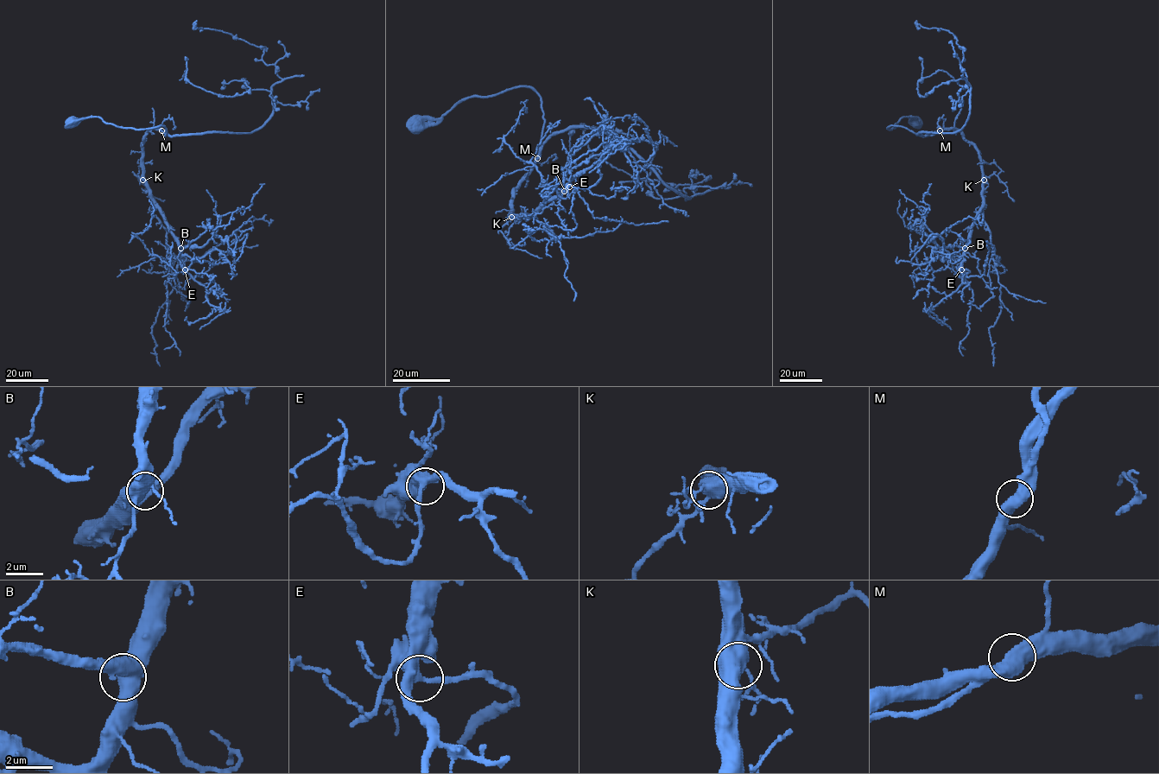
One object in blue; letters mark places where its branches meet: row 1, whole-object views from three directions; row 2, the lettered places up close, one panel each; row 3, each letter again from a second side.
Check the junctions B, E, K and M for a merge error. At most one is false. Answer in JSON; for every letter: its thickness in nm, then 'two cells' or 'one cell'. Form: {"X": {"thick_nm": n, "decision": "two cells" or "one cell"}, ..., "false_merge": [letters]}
{"B": {"thick_nm": 600, "decision": "one cell"}, "E": {"thick_nm": 400, "decision": "one cell"}, "K": {"thick_nm": 400, "decision": "one cell"}, "M": {"thick_nm": 650, "decision": "one cell"}, "false_merge": []}

